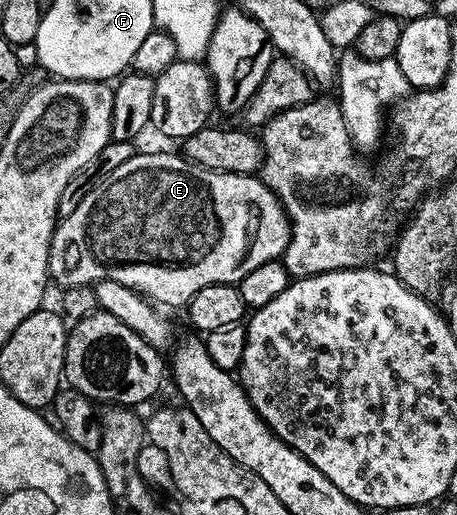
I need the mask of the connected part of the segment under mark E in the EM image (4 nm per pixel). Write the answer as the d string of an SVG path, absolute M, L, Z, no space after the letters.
M136 152L134 157L125 159L125 163L121 163L121 167L117 167L105 177L100 177L89 191L89 195L85 195L85 199L81 199L81 207L76 207L73 210L73 215L62 218L56 224L55 233L51 236L49 263L47 264L47 272L54 284L56 281L59 287L72 289L78 285L94 287L102 281L112 281L134 289L135 292L143 294L152 302L158 303L157 301L160 301L163 305L185 307L193 299L193 295L197 295L197 291L201 291L201 287L209 287L217 283L235 285L241 279L245 279L245 275L249 275L249 271L261 267L261 263L278 261L282 258L285 247L291 238L291 223L287 220L287 212L275 197L274 191L263 180L258 176L246 173L218 173L202 169L201 166L194 165L178 152L175 153Z

